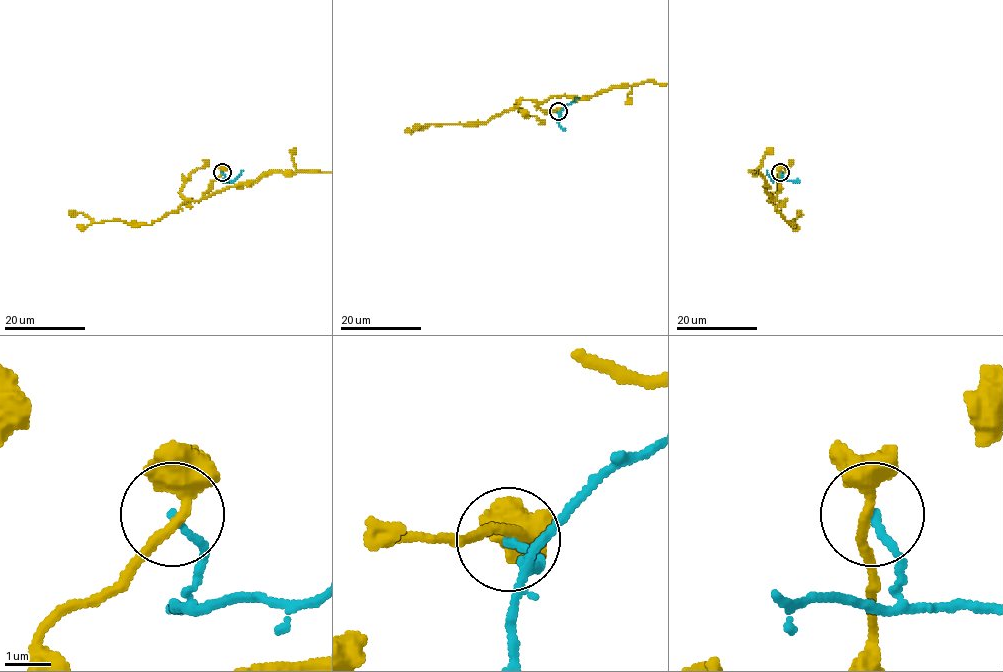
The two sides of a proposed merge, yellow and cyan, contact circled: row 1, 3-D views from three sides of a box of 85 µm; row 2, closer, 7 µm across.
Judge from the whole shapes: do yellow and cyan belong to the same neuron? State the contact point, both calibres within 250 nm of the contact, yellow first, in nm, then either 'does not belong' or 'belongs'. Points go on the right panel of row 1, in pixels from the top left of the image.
(780, 172) | 240/180 nm | does not belong

